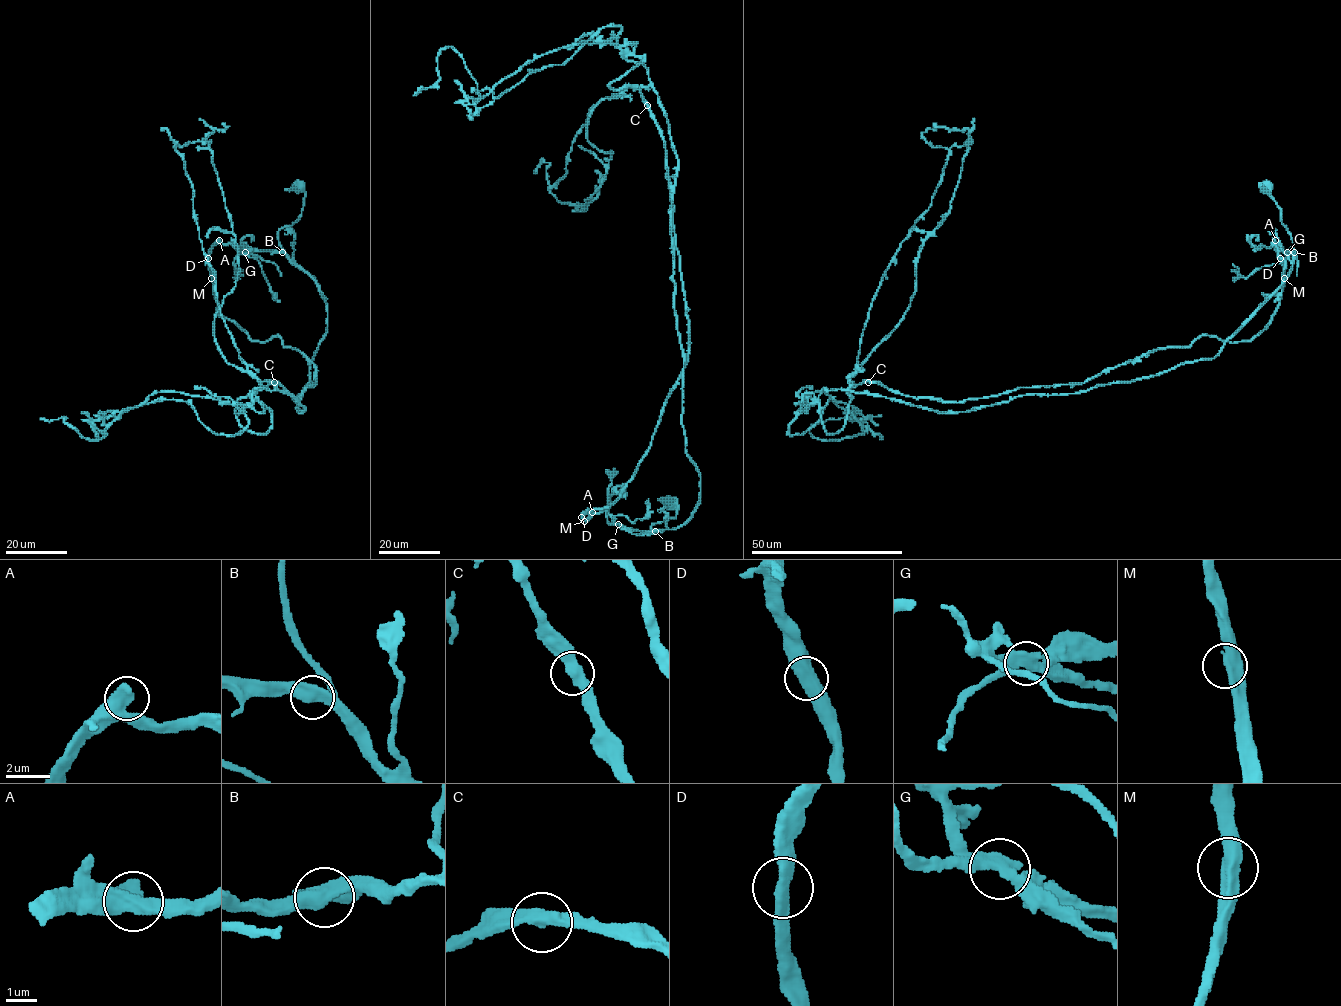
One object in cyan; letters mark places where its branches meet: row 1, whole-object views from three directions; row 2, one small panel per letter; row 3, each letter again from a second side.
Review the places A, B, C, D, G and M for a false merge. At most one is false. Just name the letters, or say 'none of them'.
G

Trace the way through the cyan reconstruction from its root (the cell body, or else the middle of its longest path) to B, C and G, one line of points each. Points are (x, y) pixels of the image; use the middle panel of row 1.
B: (672, 503), (678, 506), (676, 516), (654, 523), (651, 529), (655, 531)
C: (672, 503), (653, 531), (691, 517), (700, 472), (682, 423), (678, 160), (657, 92), (632, 86), (647, 105)
G: (672, 503), (678, 506), (676, 516), (654, 523), (651, 529), (656, 531), (631, 530), (617, 524)

